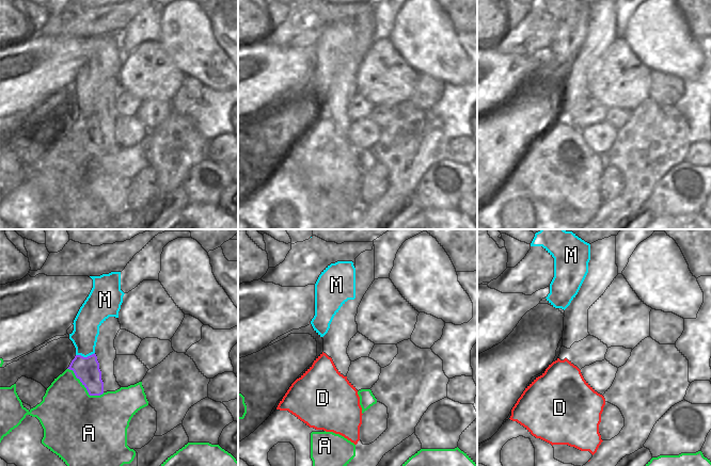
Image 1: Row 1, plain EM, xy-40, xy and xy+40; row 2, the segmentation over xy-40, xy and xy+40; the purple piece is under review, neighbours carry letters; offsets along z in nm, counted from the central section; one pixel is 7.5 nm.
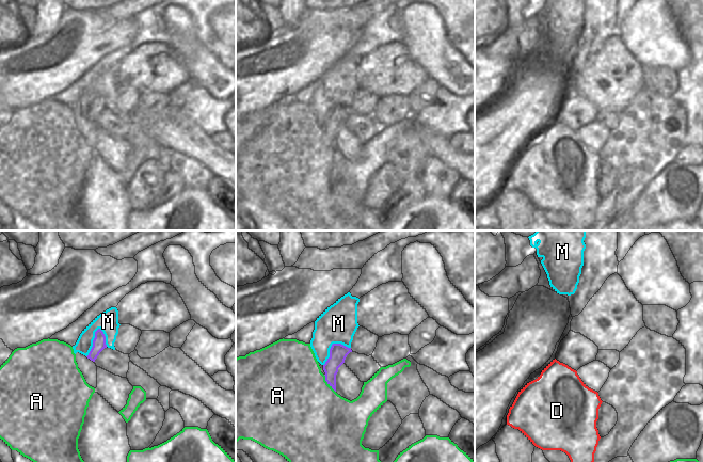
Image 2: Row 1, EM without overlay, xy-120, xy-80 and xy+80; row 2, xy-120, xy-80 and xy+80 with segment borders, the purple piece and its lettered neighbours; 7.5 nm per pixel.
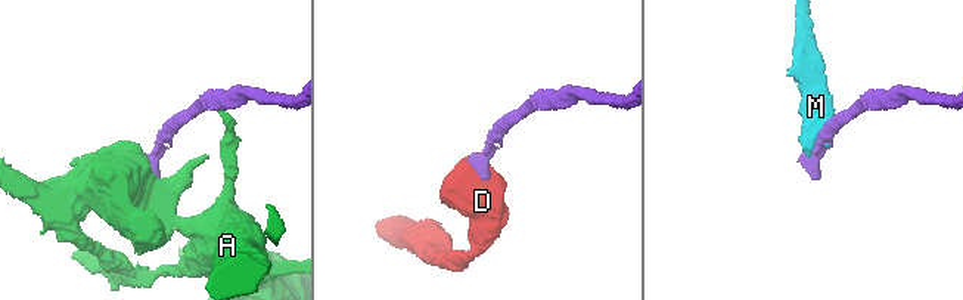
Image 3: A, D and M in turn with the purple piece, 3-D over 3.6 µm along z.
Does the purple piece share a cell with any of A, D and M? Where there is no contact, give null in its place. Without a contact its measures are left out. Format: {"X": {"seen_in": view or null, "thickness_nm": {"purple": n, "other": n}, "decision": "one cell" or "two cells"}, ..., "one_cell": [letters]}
{"A": {"seen_in": "xy-40", "thickness_nm": {"purple": 190, "other": 440}, "decision": "two cells"}, "D": {"seen_in": null, "decision": "one cell"}, "M": {"seen_in": "xy-40", "thickness_nm": {"purple": 190, "other": 190}, "decision": "two cells"}, "one_cell": ["D"]}

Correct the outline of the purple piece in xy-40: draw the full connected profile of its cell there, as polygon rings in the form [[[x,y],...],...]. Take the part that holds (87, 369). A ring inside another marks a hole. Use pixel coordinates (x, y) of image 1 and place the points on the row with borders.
[[[95,353],[88,357],[76,355],[67,369],[74,371],[76,377],[80,380],[90,396],[104,393],[101,371]]]

